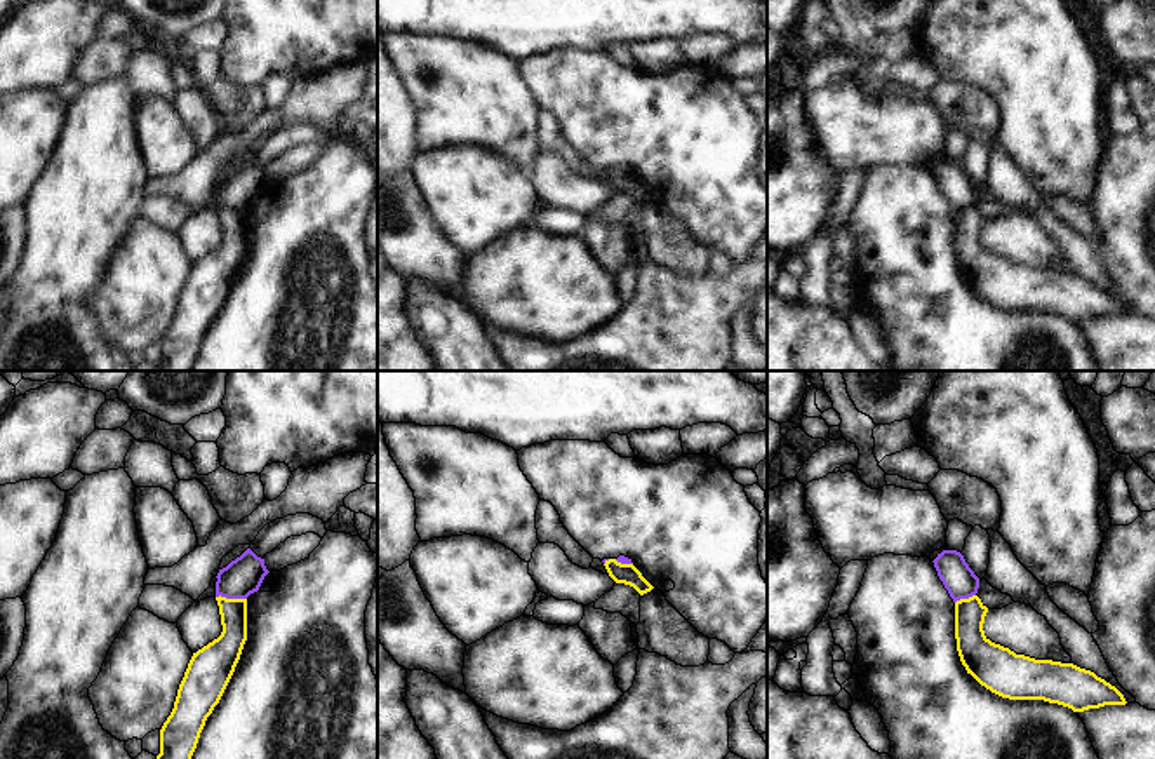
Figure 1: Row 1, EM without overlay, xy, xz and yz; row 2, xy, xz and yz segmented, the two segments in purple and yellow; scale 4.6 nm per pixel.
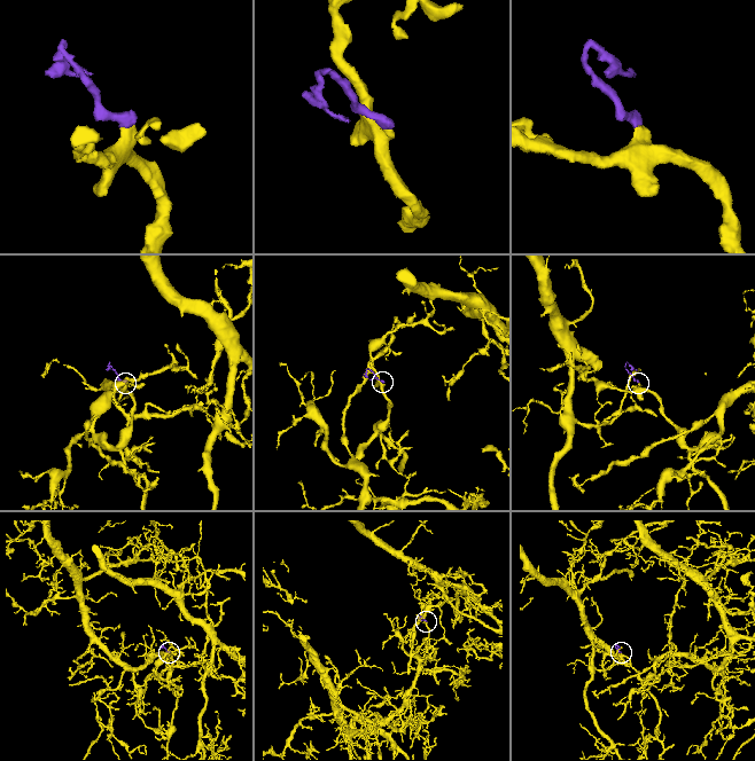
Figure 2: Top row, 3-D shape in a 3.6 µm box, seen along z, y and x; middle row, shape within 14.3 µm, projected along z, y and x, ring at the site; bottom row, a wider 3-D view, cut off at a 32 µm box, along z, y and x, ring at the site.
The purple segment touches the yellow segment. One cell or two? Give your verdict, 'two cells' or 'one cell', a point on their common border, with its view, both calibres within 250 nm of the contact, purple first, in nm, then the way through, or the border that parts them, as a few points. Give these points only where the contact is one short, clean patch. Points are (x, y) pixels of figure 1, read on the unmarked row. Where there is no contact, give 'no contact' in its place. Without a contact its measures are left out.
two cells; meets purple in xy at (232, 208); 180 nm thick on the purple side, 140 nm on the other; border along xy (216, 206), (246, 209)

